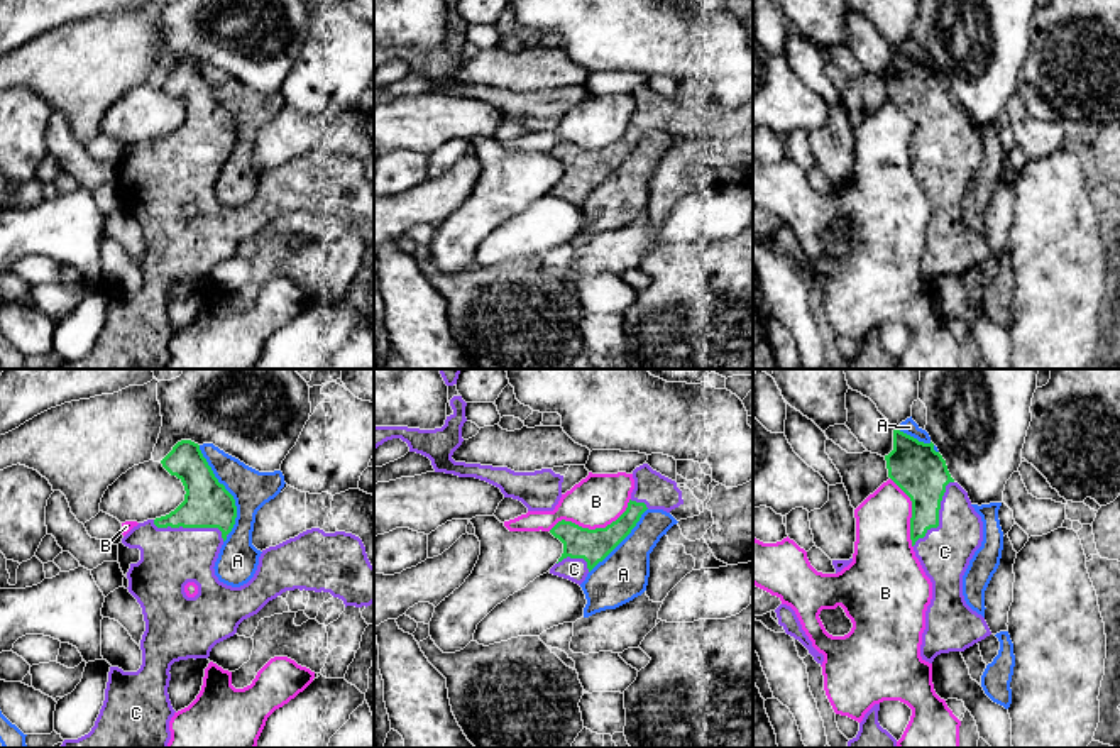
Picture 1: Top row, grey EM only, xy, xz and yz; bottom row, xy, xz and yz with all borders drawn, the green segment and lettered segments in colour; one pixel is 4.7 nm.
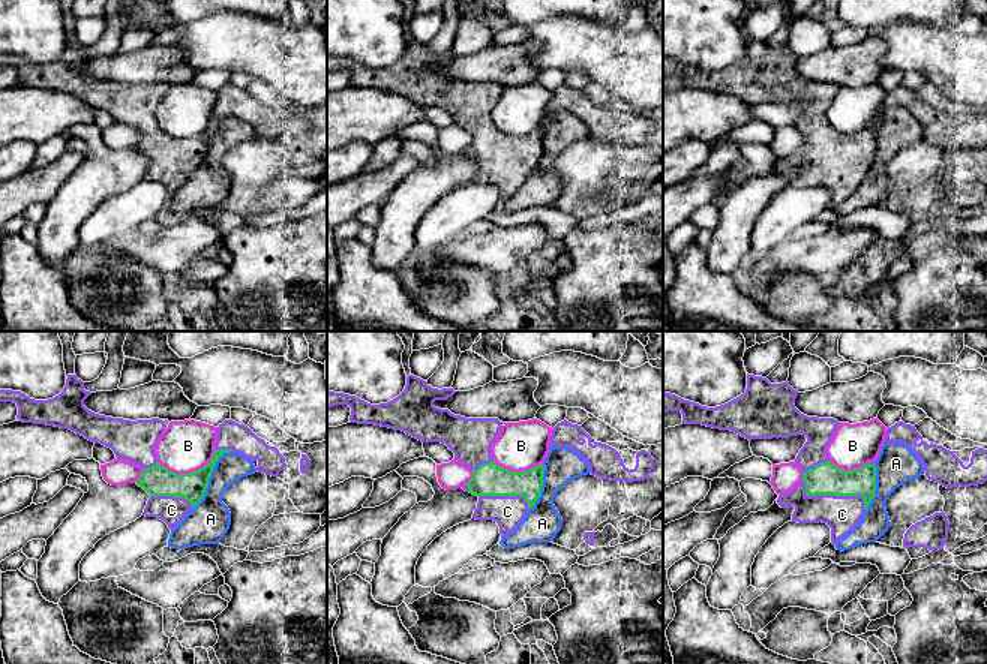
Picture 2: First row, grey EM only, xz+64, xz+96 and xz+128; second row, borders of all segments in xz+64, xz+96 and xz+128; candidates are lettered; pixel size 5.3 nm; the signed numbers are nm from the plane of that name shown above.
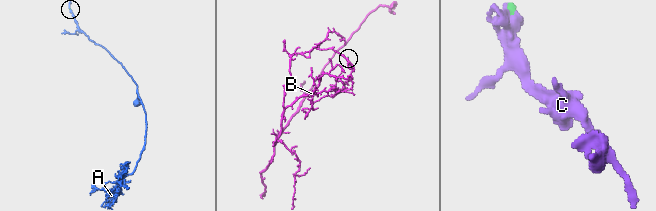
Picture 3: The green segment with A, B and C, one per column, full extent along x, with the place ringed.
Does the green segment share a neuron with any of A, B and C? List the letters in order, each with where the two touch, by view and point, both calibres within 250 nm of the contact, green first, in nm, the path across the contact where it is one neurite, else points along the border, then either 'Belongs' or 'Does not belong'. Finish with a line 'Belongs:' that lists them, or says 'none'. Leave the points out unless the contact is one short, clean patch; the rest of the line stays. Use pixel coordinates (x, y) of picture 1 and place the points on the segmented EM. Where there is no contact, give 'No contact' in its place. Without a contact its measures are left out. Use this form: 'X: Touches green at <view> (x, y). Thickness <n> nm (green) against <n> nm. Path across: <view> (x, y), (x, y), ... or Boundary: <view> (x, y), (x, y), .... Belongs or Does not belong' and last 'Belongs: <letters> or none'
A: Touches green at xy (225, 489). Thickness 220 nm (green) against 190 nm. Does not belong
B: Touches green at xz (592, 530). Thickness 160 nm (green) against 240 nm. Does not belong
C: Touches green at xy (190, 527). Thickness 220 nm (green) against 280 nm. Belongs
Belongs: C

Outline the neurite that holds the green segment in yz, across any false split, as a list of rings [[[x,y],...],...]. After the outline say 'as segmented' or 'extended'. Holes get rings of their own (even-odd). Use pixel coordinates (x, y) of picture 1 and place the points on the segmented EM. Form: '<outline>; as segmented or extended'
[[[893,430],[893,450],[885,460],[888,477],[912,501],[910,540],[932,582],[920,645],[922,660],[932,663],[941,653],[964,652],[991,635],[963,596],[963,575],[981,547],[983,521],[932,442]]]; extended

